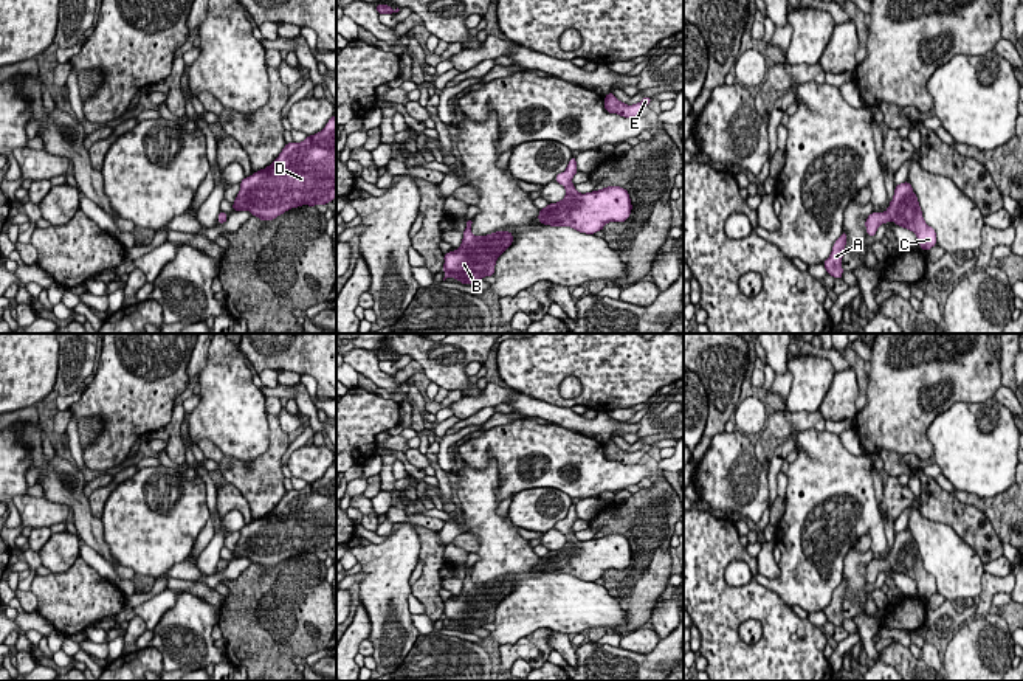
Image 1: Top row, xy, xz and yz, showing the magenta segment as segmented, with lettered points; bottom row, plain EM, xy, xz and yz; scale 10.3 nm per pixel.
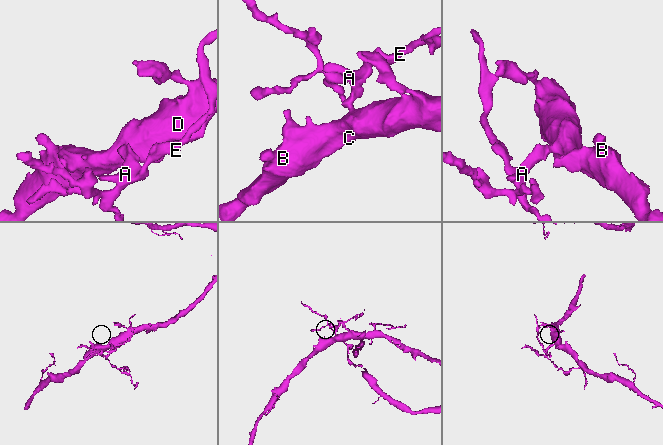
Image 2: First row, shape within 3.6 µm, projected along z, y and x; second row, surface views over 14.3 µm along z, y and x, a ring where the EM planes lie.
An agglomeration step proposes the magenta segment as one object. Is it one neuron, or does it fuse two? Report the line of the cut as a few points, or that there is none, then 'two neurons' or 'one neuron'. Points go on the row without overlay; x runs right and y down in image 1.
no cut | one neuron

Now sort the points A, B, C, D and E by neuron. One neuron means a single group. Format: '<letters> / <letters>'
A B C D E

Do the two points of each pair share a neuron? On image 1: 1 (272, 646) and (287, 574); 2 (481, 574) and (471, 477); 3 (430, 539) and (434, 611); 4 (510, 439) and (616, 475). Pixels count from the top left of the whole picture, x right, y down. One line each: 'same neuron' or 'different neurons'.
1: same neuron
2: same neuron
3: same neuron
4: same neuron

